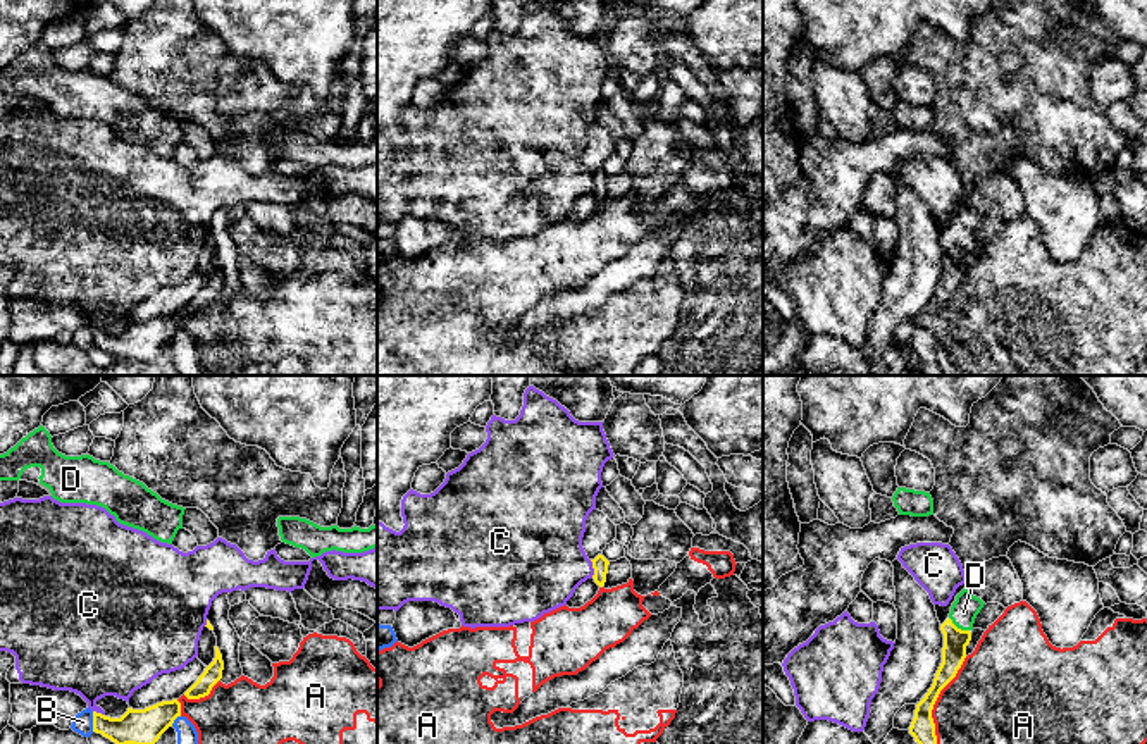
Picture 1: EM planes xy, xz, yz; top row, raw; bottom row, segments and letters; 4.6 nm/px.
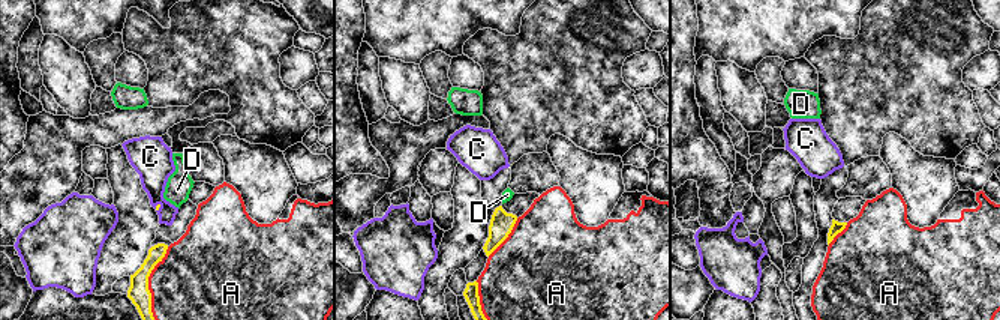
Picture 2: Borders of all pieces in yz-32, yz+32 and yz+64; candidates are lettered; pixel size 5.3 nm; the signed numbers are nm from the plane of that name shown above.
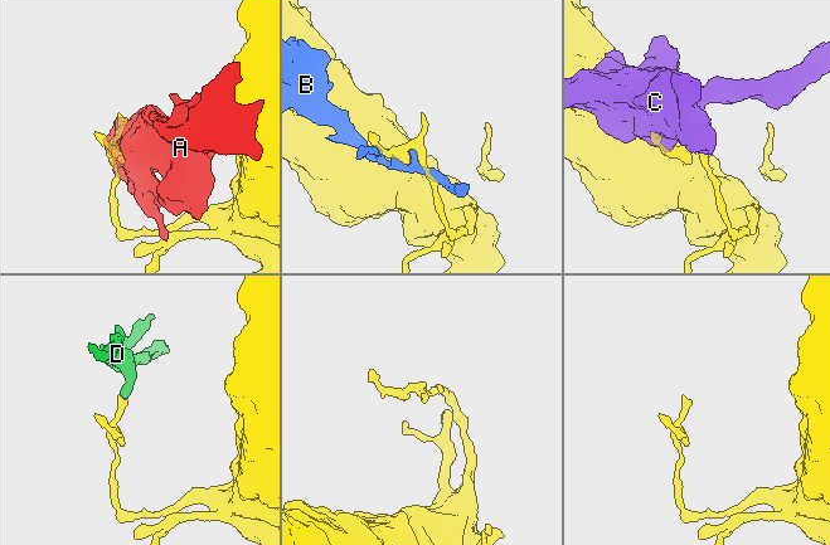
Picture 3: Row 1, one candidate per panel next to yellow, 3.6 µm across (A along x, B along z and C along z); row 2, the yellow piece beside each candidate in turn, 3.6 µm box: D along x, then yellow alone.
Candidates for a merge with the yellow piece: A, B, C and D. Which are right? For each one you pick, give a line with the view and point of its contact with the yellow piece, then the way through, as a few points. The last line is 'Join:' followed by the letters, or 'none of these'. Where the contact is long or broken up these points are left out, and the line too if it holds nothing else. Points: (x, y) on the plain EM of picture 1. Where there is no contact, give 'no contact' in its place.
D: contact yz (956, 241); way yz (954, 254), (956, 241), (963, 226)
Join: D

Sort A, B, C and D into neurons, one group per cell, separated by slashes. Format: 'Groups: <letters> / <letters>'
Groups: A / B / C / D

